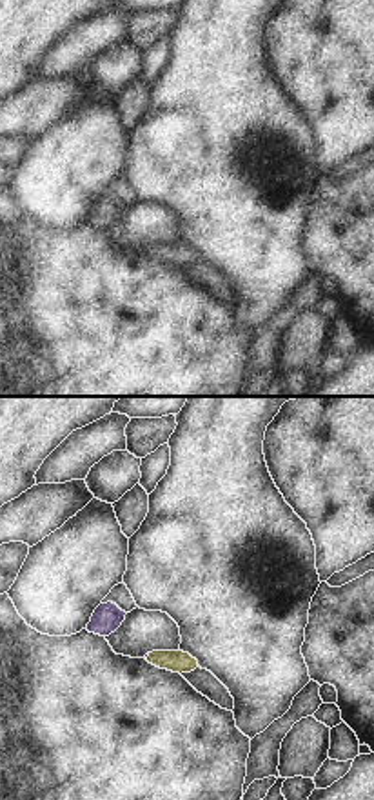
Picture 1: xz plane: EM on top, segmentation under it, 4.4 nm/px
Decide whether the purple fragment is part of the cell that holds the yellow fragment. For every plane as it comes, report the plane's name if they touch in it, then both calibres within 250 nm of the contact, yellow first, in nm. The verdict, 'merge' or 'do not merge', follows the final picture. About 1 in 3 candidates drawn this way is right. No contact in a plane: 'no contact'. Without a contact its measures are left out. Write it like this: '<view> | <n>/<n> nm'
xz | 100/20 nm

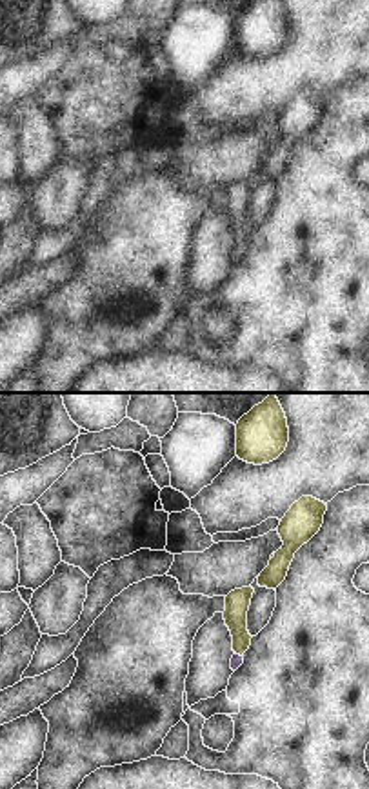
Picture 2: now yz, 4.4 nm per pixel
yz | 110/60 nm

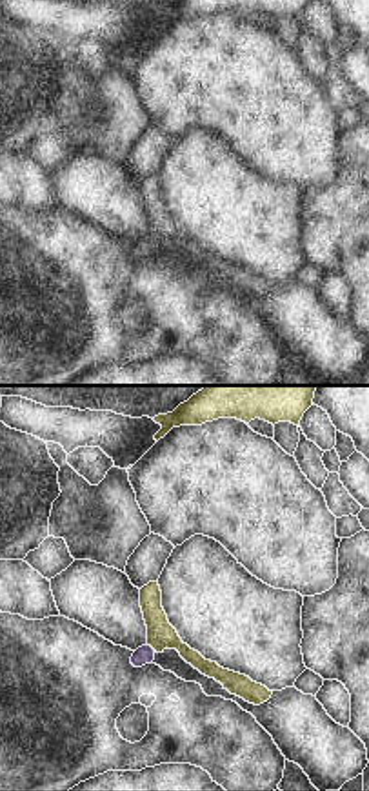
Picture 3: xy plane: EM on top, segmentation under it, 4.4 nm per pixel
xy | 130/80 nm

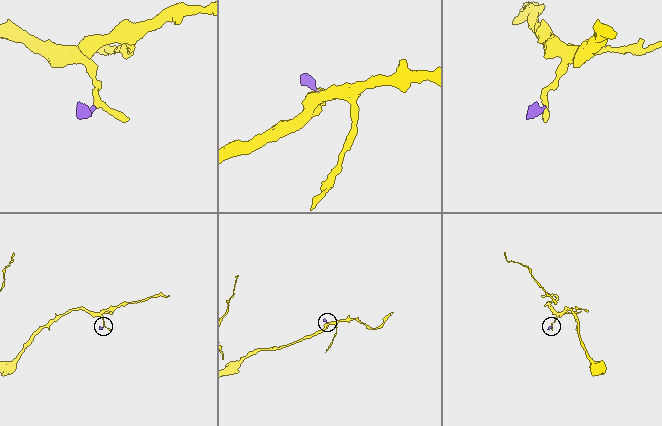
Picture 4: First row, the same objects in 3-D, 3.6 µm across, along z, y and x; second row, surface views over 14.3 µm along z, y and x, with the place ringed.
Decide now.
merge

